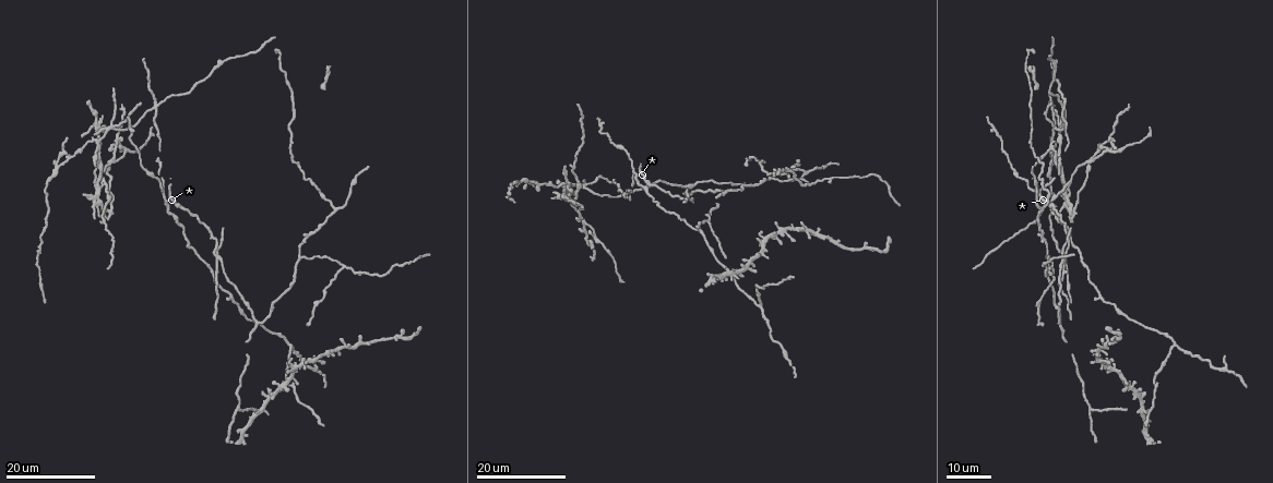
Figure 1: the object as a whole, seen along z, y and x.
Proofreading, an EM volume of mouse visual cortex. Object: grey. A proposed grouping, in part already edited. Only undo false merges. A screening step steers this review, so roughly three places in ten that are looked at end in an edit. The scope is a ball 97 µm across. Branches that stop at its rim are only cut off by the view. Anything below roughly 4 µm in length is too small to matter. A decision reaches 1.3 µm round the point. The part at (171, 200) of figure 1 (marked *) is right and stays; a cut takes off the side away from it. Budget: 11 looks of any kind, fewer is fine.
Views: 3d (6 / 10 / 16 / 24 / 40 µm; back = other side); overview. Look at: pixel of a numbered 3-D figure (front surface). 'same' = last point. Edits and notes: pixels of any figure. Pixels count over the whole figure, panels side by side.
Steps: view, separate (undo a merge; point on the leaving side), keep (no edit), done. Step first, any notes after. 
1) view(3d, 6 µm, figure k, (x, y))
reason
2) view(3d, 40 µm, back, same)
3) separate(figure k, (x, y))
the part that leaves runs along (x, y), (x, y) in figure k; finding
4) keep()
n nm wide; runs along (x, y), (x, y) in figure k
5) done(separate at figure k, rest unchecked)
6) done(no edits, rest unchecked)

view(3d, 16 µm, figure 1, (1153, 381))

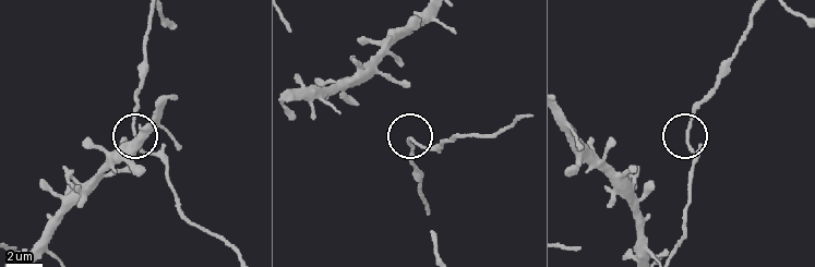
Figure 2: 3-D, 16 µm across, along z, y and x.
view(3d, 6 µm, figure 2, (687, 143))

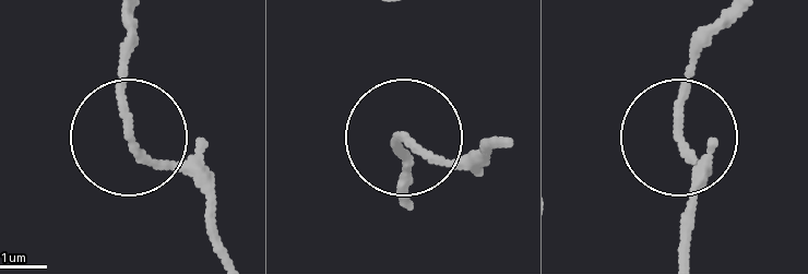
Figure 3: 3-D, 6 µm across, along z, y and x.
keep()
runs along (132, 18), (132, 135), (206, 190) in figure 3; continuous, no second cell

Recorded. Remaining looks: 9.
view(3d, 16 µm, figure 1, (257, 325))
three arms meet

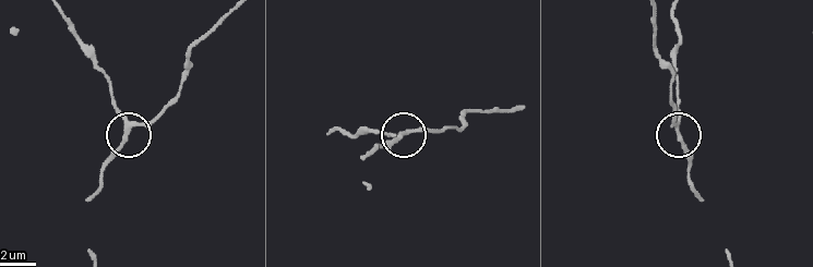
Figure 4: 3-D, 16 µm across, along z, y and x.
view(3d, 6 µm, figure 4, (132, 123))
zoom in

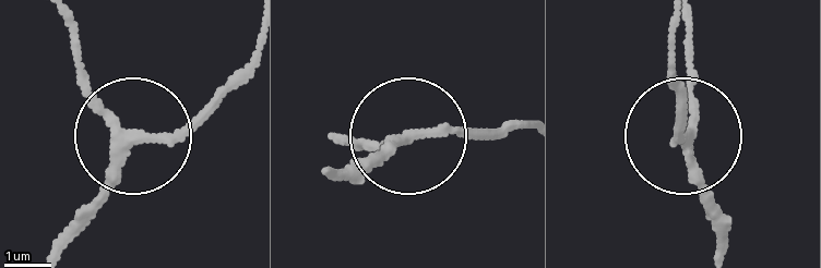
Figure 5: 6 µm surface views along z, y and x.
keep()
210 nm wide; runs along (64, 26), (83, 85), (134, 144), (60, 233) in figure 5; continuous, no second cell

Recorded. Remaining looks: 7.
view(3d, 16 µm, figure 1, (811, 183))
branch point

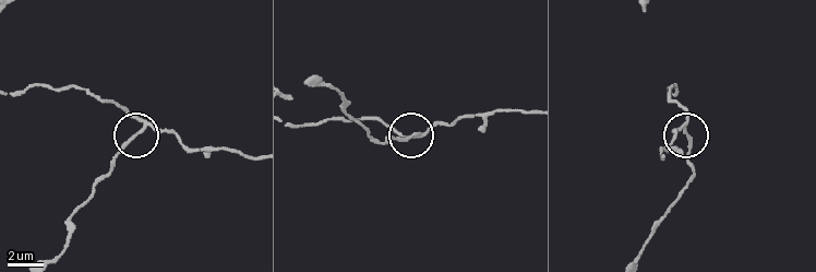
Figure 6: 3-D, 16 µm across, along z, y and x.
view(3d, 6 µm, figure 6, (142, 130))

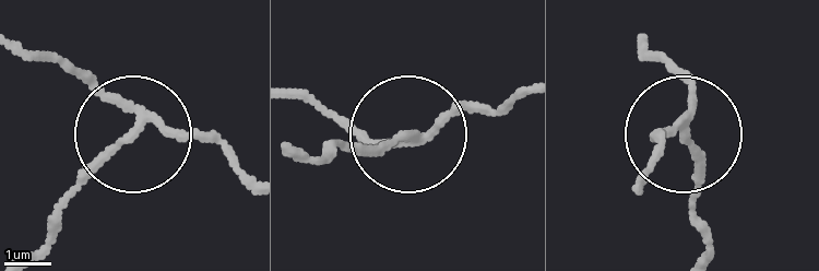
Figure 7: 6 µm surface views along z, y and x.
separate(figure 7, (90, 171))
3 arms; the part that leaves runs along (135, 130), (81, 185), (46, 244) in figure 7; a second cell is stuck on

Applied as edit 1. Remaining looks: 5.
view(overview)

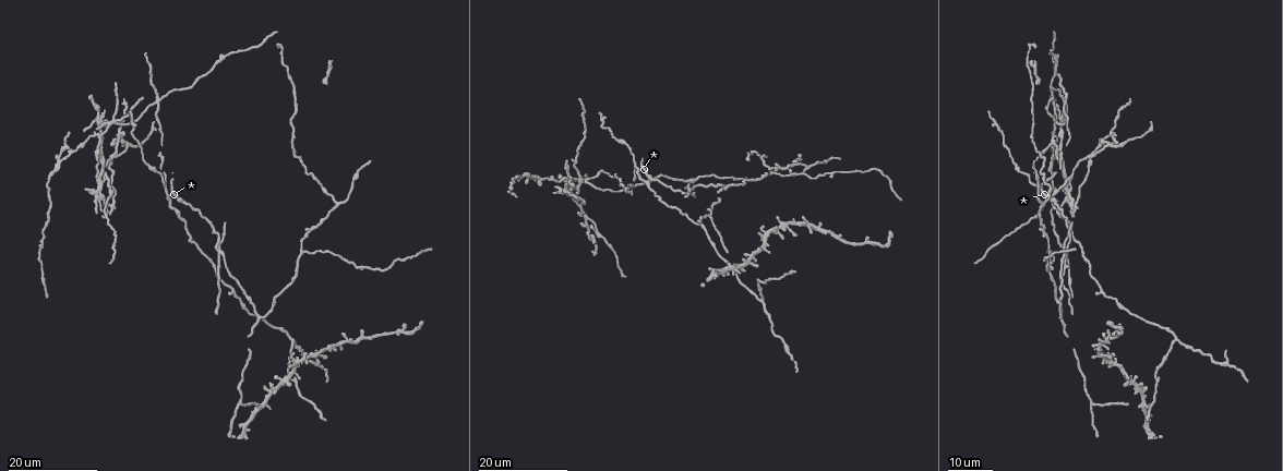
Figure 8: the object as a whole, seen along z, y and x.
view(3d, 24 µm, figure 8, (301, 251))
a fork

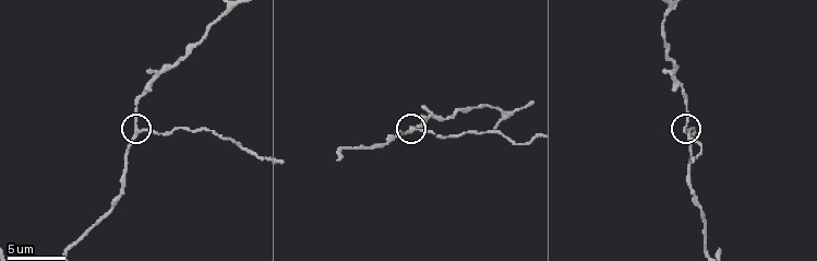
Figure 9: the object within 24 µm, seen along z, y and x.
view(3d, 6 µm, figure 9, (684, 132))
closer look

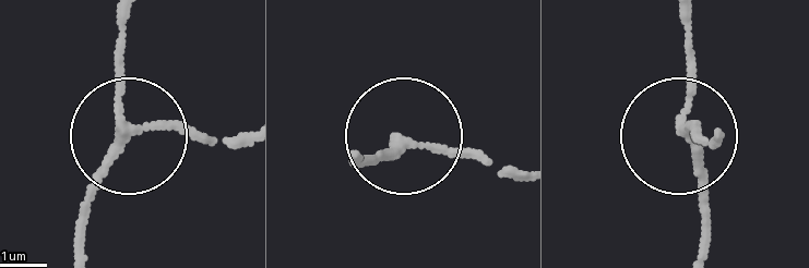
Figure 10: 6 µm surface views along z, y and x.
keep()
runs along (79, 254), (94, 172), (129, 133), (161, 125), (242, 137) in figure 10; all the same cell

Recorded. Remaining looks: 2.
view(3d, 24 µm, figure 8, (218, 252))
four or more arms meet

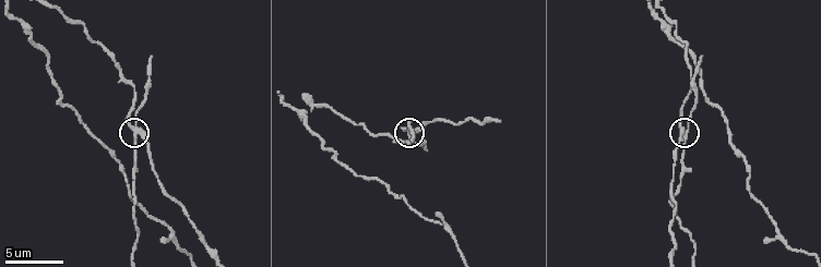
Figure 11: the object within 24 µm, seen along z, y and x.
view(3d, 10 µm, figure 11, (139, 135))

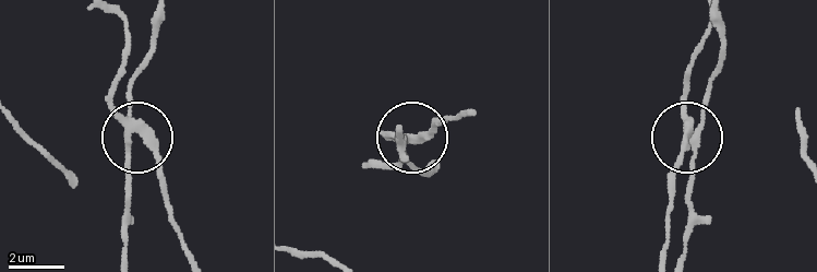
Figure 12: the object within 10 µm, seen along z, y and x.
separate(figure 12, (125, 178))
the part that leaves runs along (128, 136), (128, 253) in figure 12; a second cell is stuck on

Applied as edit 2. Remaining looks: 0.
done(separate at figure 7, separate at figure 12, rest unchecked)

